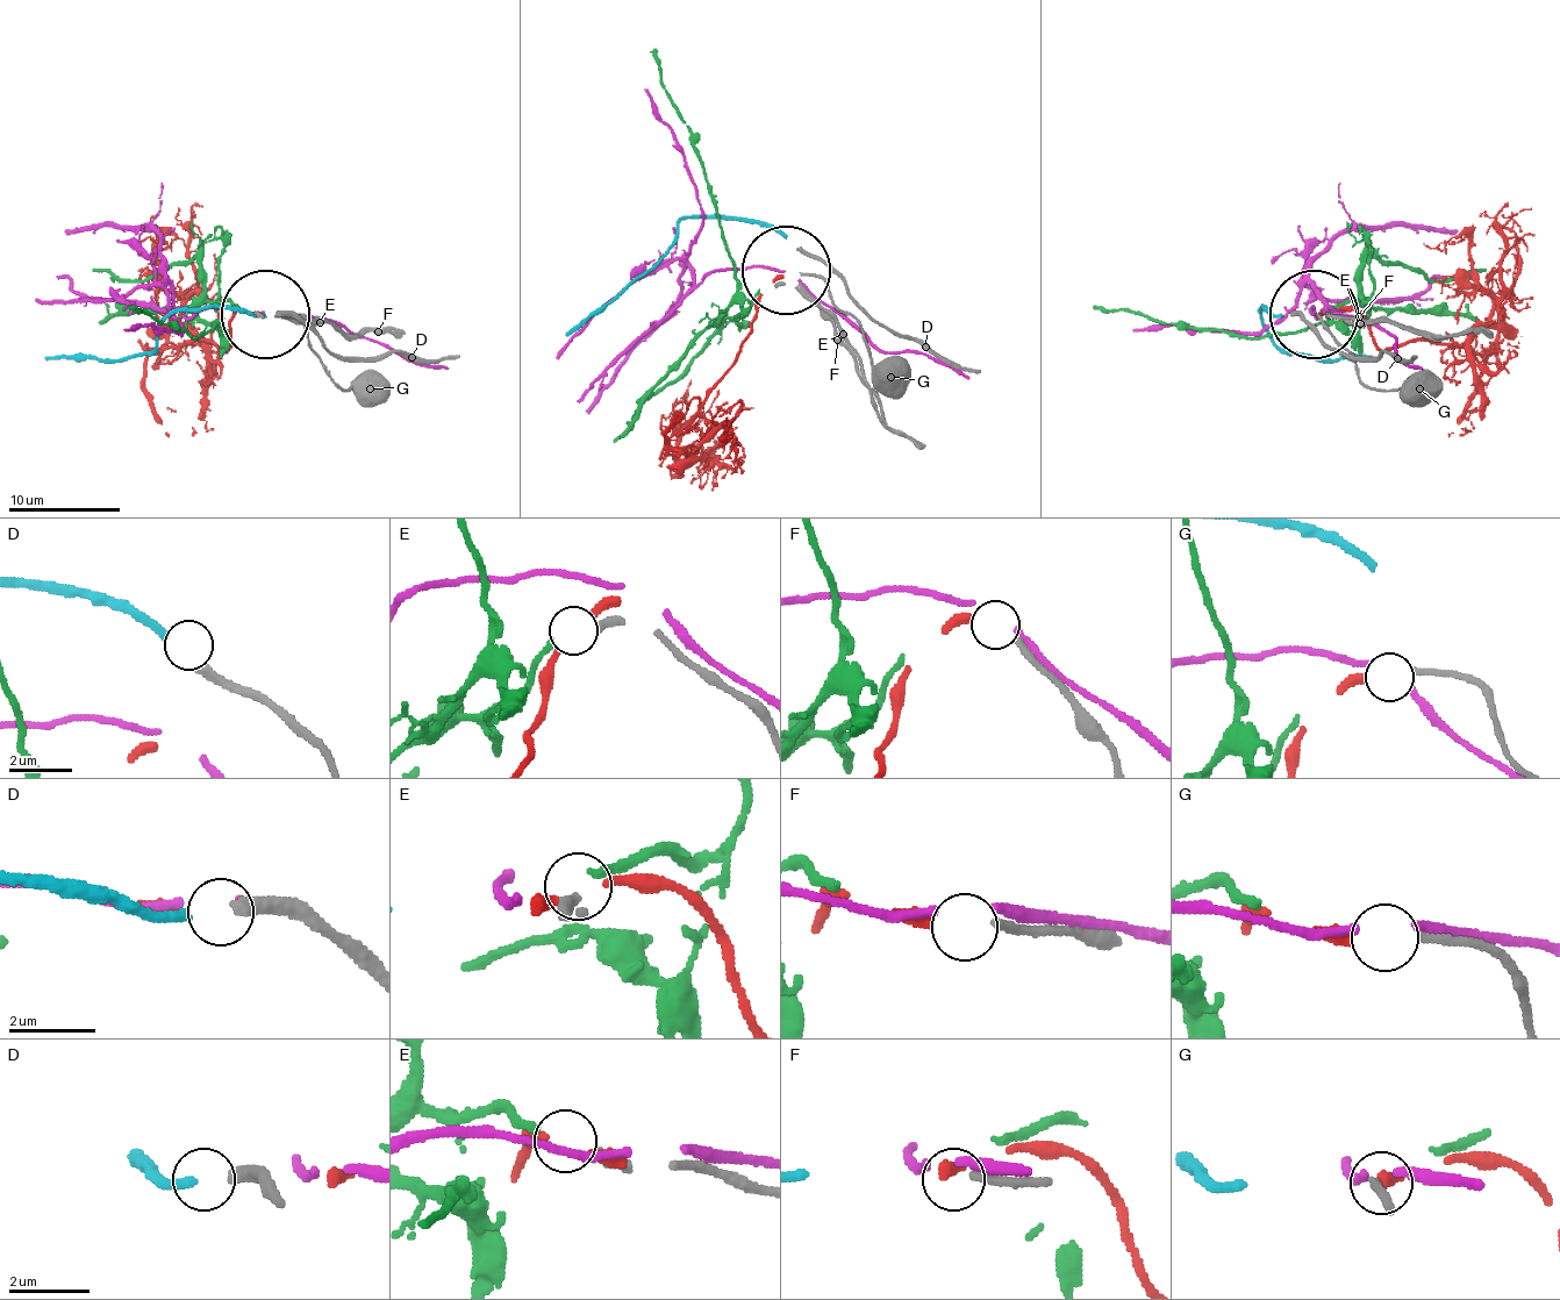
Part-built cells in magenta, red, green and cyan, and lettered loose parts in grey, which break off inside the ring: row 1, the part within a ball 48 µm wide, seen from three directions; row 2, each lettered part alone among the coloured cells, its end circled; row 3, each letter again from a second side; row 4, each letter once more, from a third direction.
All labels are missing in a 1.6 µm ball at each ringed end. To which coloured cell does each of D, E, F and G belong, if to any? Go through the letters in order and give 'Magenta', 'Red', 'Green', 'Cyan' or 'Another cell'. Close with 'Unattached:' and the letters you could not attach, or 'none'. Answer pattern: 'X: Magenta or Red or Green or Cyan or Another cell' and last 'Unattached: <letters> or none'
D: Cyan
E: Another cell
F: Red
G: Another cell
Unattached: E, G

